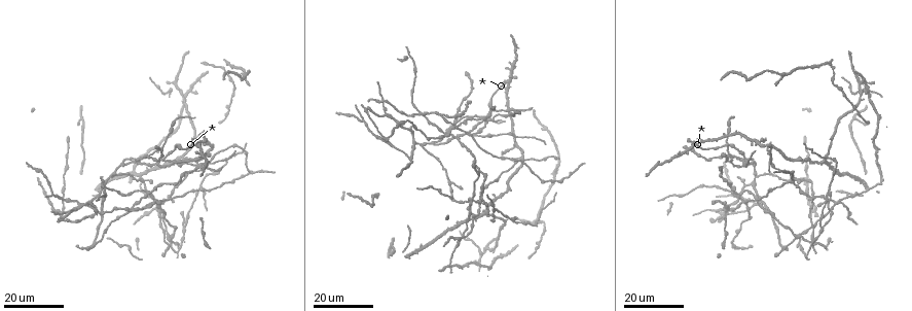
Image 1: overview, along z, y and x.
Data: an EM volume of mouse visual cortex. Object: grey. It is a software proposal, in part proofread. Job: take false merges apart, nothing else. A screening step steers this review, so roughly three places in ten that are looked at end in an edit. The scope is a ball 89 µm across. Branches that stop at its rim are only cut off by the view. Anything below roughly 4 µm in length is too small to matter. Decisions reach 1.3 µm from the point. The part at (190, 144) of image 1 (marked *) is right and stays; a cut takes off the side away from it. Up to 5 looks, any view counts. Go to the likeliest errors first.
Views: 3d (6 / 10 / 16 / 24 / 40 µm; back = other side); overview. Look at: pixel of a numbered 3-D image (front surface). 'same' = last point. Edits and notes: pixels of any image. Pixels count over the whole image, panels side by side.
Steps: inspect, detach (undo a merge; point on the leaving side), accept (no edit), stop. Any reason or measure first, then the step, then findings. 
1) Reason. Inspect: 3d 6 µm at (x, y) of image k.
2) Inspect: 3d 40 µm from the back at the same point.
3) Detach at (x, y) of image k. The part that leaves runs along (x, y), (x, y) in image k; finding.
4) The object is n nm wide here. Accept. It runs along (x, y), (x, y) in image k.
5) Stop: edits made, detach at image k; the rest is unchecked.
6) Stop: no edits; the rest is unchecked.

Branch point. Inspect: 3d 24 µm at (829, 188) of image 1.

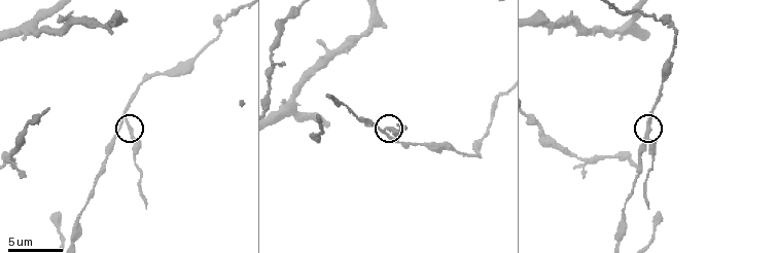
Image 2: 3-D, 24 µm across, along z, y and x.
Inspect: 3d 6 µm at (127, 121) of image 2.

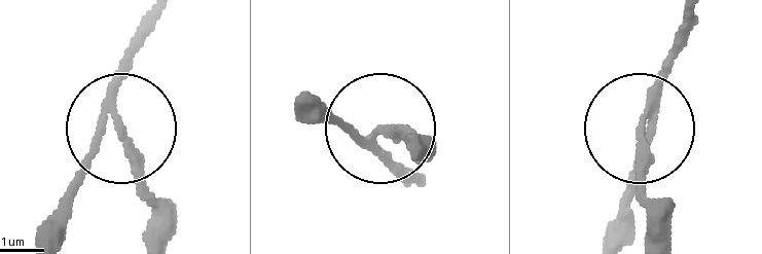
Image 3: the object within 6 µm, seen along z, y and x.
The side arm is 9 µm long. Accept. It runs along (606, 241), (643, 134), (650, 241) in image 3; one neuron here.

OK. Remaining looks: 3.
Thin arm on a thick one. Inspect: 3d 16 µm at (362, 121) of image 1.

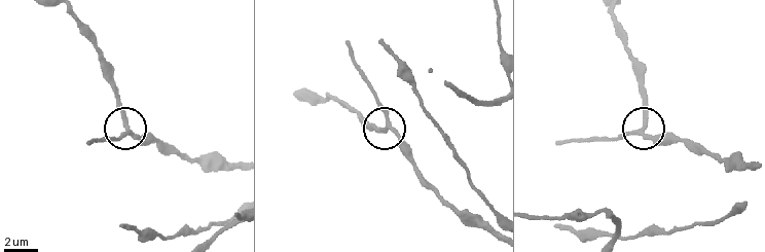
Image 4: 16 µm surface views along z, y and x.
Inspect: 3d 6 µm at (385, 128) of image 4.

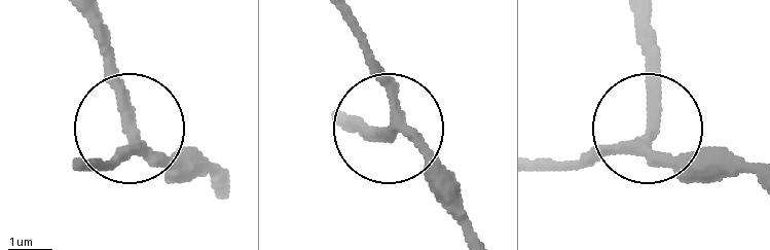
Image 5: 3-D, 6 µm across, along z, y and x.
The object is 230 nm wide here. Accept. It runs along (750, 171), (684, 167), (647, 141), (540, 167) in image 5; continuous, no second neuron.

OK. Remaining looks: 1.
Stop: no edits; the rest is unchecked.

